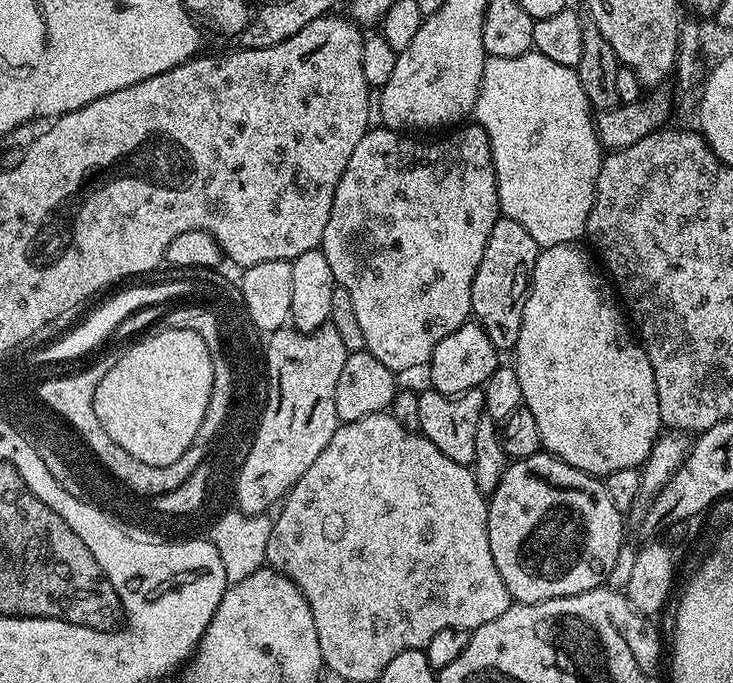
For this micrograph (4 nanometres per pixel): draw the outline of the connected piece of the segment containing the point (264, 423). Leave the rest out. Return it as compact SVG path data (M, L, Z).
M331 322L313 332L298 332L291 326L280 328L267 337L263 351L267 363L268 399L249 452L234 476L235 507L248 516L259 516L267 513L271 504L279 505L298 482L298 478L302 478L302 474L310 470L314 458L318 458L318 454L326 450L326 442L334 438L338 427L334 410L334 389L338 387L342 365L346 363L349 354L338 330L334 330Z

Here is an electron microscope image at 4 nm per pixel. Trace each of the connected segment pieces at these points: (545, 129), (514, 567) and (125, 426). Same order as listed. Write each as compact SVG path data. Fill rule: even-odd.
M535 50L518 58L488 56L484 62L474 120L488 131L501 213L519 222L541 248L579 241L579 236L585 235L590 210L596 201L602 145L596 137L594 109L582 90L576 69L561 66Z
M543 450L530 458L511 461L502 482L498 482L487 502L488 537L494 566L498 566L498 574L502 574L502 582L506 582L506 590L513 601L521 604L537 604L601 587L610 570L614 570L614 562L618 562L618 550L626 543L625 517L618 506L610 502L607 483L587 476Z
M164 328L159 331L153 336L146 337L145 340L138 341L133 348L126 349L109 368L103 369L98 386L92 389L92 409L98 422L106 430L106 434L110 434L110 438L114 438L114 442L118 442L118 446L122 446L126 454L134 454L134 458L139 458L150 466L170 466L170 462L178 462L178 458L186 454L186 450L199 436L199 427L202 426L202 418L206 414L206 406L210 402L212 393L214 366L210 358L210 350L206 350L206 342L202 342L202 338L194 330Z

